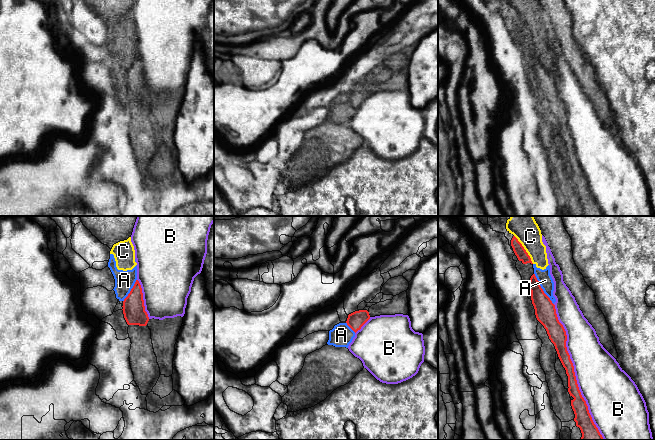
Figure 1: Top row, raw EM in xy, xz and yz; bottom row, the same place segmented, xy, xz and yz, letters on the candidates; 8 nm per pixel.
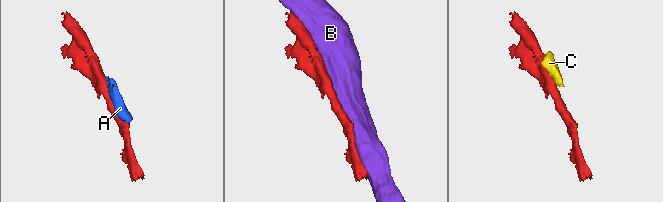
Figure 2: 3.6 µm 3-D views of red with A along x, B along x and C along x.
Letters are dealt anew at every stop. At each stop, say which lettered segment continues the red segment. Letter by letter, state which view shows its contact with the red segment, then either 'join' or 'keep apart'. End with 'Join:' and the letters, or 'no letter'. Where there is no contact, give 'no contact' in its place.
A: contact in yz; keep apart
B: contact in yz; keep apart
C: contact in yz; keep apart
Join: no letter

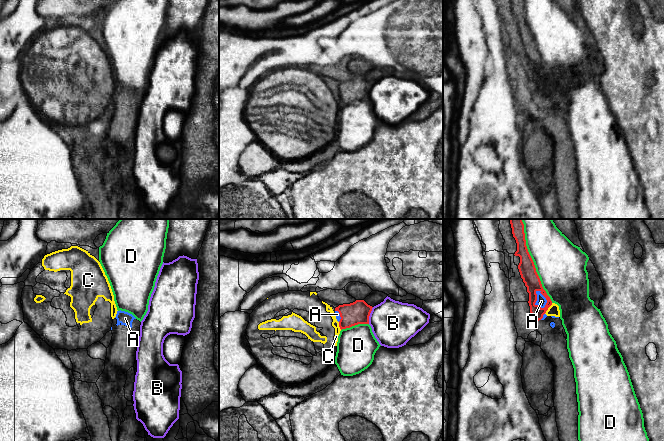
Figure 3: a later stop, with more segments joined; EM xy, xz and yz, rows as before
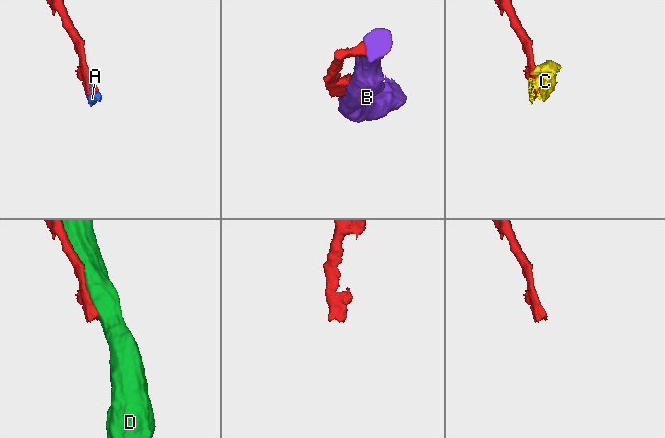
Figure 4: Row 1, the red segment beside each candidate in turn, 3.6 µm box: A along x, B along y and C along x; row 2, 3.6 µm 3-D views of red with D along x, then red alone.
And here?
A: contact in yz; join
B: contact in xz; keep apart
C: contact in yz; keep apart
D: contact in yz; keep apart
Join: A

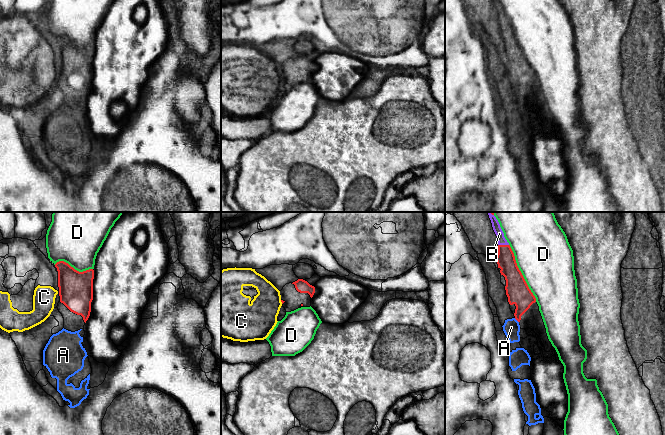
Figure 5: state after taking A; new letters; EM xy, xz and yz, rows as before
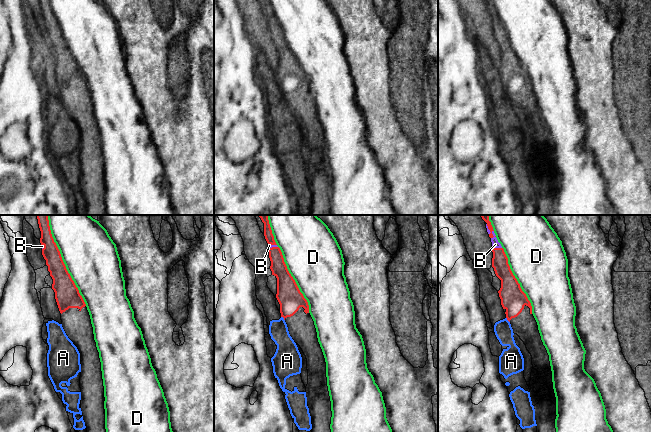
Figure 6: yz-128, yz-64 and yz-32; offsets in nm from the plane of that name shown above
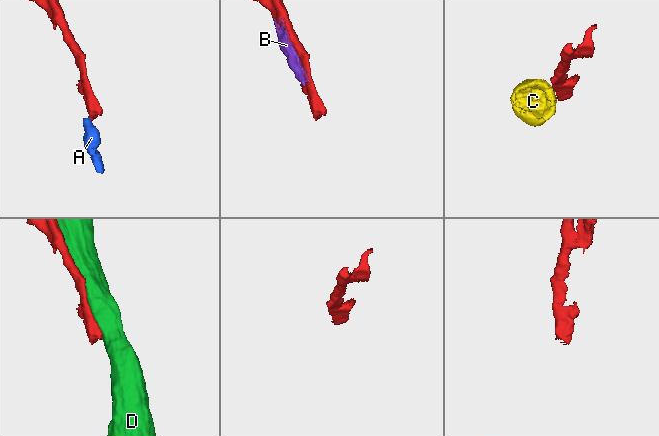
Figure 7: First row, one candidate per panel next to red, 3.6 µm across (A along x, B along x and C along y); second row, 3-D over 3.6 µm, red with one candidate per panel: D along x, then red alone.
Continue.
A: contact in yz; keep apart
B: contact in yz; join
C: contact in xz; keep apart
D: contact in yz; keep apart
Join: B

